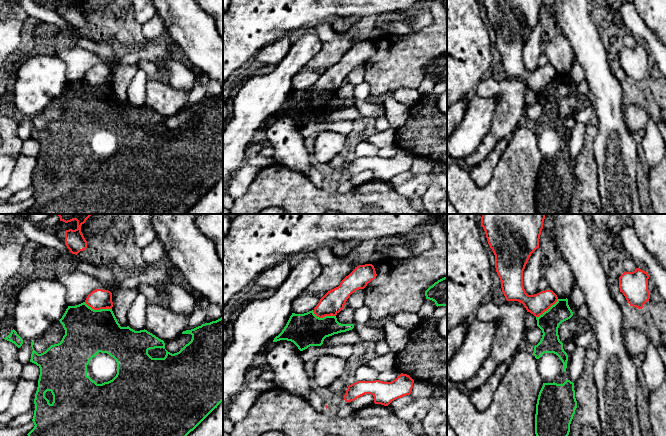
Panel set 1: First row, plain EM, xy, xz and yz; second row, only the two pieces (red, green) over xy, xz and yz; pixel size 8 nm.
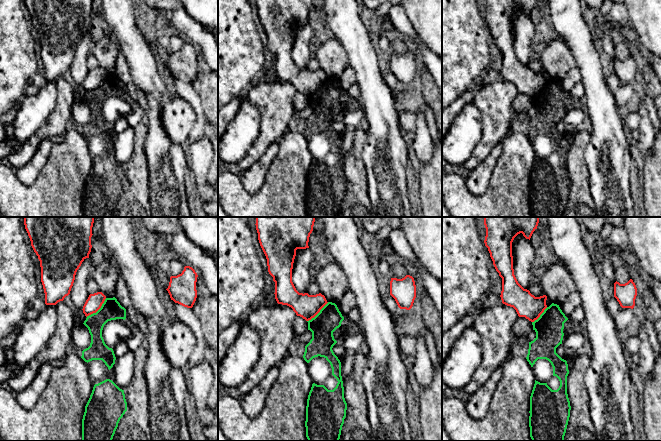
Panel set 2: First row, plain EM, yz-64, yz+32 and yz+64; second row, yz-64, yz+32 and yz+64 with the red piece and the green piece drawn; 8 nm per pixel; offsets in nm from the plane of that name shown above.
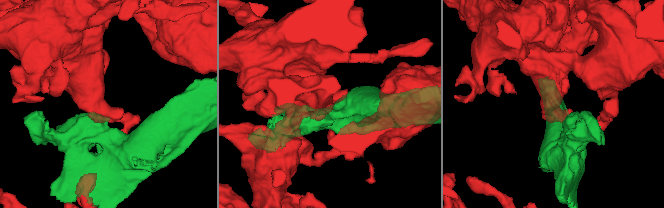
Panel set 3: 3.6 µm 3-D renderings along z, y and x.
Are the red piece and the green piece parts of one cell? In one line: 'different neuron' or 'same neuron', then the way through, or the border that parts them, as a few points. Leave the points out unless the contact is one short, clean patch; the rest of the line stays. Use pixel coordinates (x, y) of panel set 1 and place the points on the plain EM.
different neuron | along xy (84, 78), (94, 85), (111, 85)

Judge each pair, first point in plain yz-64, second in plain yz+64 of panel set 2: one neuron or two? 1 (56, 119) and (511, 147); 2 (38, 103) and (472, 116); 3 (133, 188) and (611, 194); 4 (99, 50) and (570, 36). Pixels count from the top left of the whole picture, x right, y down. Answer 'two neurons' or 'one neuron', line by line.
1: two neurons
2: one neuron
3: two neurons
4: two neurons

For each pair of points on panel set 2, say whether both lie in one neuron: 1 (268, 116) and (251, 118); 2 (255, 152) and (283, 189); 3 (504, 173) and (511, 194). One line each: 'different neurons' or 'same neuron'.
1: different neurons
2: different neurons
3: same neuron

